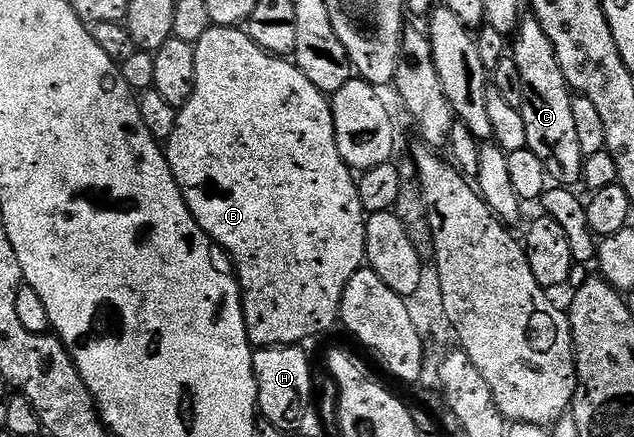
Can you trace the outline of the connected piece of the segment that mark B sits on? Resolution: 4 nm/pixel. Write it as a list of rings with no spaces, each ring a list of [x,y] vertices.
[[[211,25],[208,33],[204,33],[204,37],[200,37],[200,41],[194,44],[194,52],[196,85],[192,89],[192,97],[178,111],[176,129],[172,129],[172,137],[165,140],[166,160],[176,177],[176,185],[182,191],[192,217],[202,226],[204,233],[225,252],[238,276],[238,285],[242,289],[246,332],[251,344],[258,349],[301,344],[301,339],[310,339],[313,335],[328,330],[333,323],[339,322],[344,289],[348,281],[352,281],[354,274],[363,270],[366,263],[368,215],[362,209],[355,176],[340,157],[340,149],[336,149],[331,100],[323,91],[316,89],[316,85],[308,81],[308,77],[304,77],[297,63],[280,55],[268,54],[264,49],[260,49],[260,45],[256,45],[256,41],[252,41],[252,37],[246,35],[245,30],[238,27]]]

